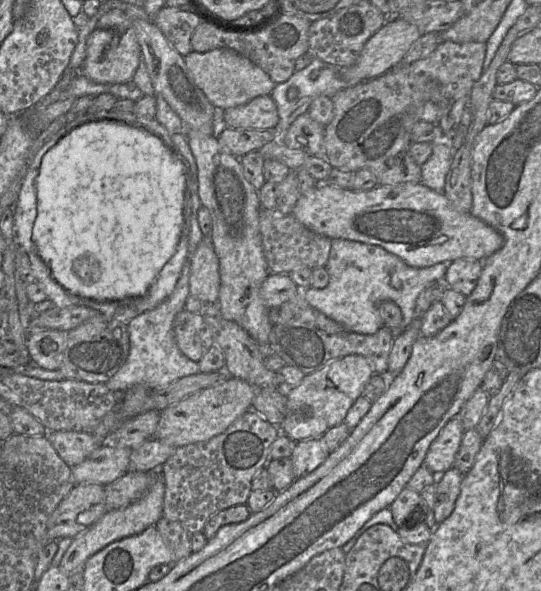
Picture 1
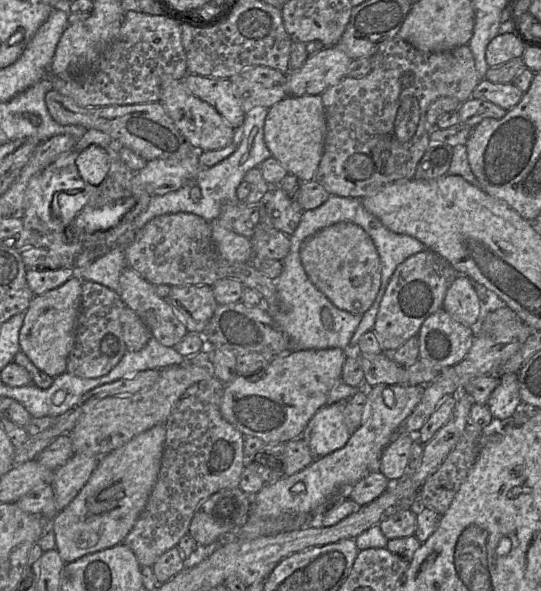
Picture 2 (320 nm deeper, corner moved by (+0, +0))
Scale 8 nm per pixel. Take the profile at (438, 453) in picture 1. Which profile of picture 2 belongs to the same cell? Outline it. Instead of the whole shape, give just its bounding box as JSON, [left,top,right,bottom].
[379,434,415,481]

